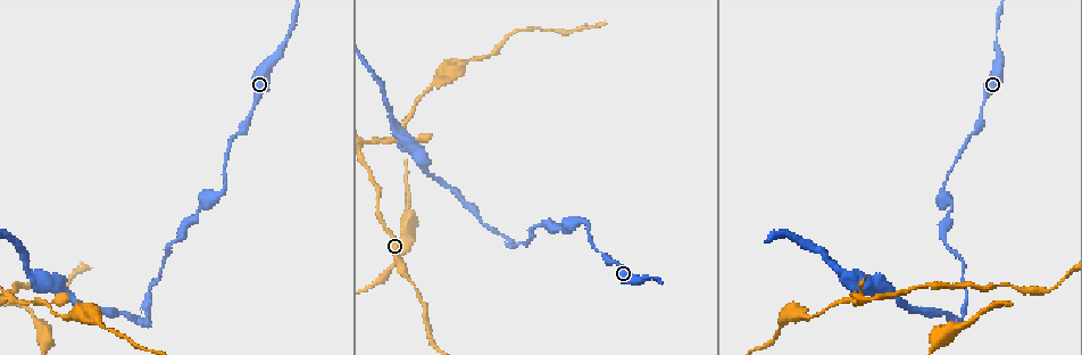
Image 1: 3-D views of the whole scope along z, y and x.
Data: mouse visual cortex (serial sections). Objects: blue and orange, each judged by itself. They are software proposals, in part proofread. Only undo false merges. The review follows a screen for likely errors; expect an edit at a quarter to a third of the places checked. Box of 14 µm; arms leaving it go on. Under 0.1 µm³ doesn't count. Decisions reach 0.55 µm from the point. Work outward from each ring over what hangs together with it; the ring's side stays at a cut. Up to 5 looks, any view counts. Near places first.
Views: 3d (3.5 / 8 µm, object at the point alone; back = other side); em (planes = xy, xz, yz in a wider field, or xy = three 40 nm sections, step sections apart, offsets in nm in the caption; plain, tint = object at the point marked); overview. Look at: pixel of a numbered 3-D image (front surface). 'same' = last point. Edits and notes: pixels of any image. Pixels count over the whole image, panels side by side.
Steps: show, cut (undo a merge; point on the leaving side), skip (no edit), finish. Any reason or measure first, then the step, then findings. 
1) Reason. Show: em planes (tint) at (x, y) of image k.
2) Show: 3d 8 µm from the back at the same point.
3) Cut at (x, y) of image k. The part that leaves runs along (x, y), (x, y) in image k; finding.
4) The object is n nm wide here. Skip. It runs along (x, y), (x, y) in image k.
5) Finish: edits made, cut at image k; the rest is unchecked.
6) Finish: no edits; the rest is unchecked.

Show: 3d 3.5 µm at (645, 280) of image 1.

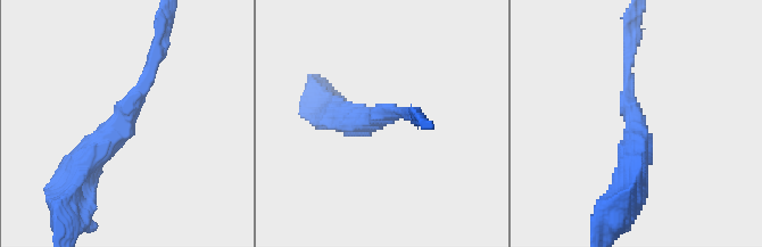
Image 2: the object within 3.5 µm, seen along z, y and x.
The arms are 150, 400 nm wide; shape alone is not enough. Show: em planes (tint) at (380, 118) of image 2.

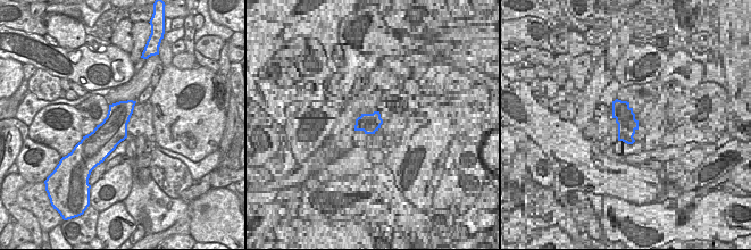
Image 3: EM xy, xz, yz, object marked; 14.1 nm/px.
Skip. Continuous, no second cell.

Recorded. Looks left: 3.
Thick turns thin. Show: 3d 3.5 µm at (203, 202) of image 1.

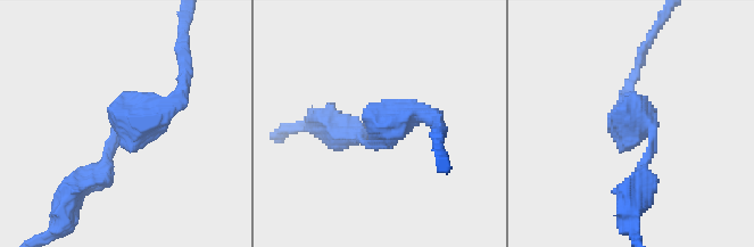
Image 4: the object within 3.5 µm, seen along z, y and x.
The arms are 250, 250 nm wide. Show: em xy step 5 (tint) at (124, 127) of image 4.

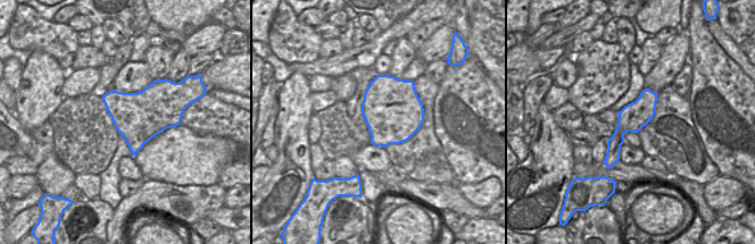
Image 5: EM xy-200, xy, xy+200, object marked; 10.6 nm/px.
Show: em xy step 2 (tint) at the same point.

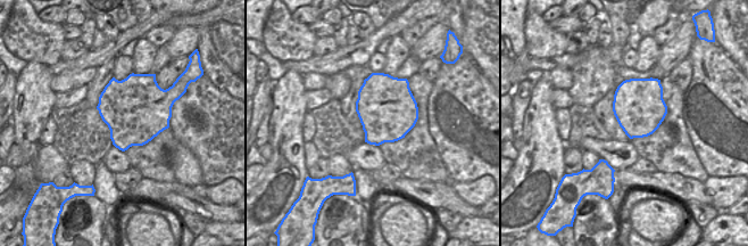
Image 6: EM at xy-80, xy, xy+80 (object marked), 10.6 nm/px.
Skip. It runs along (175, 97), (126, 122), (81, 181) in image 4; one cell here.

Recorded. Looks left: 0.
Finish: no edits; the rest is unchecked.

